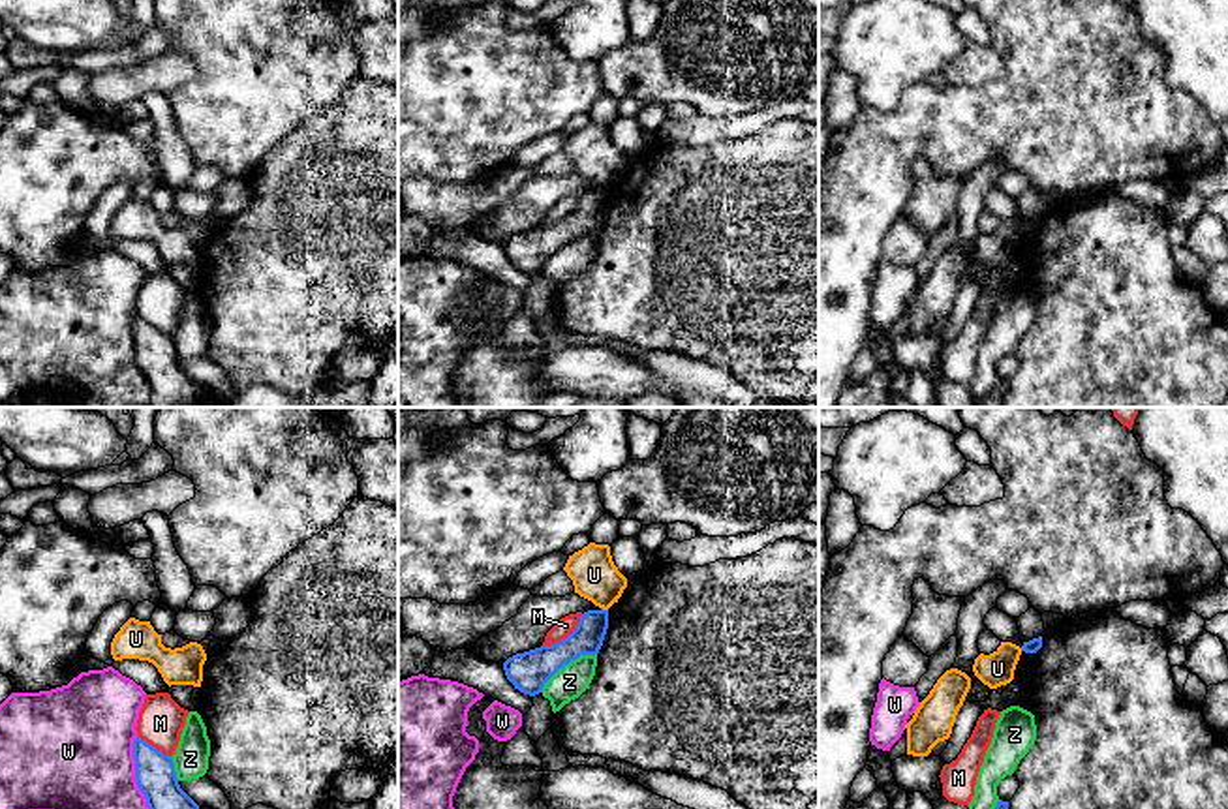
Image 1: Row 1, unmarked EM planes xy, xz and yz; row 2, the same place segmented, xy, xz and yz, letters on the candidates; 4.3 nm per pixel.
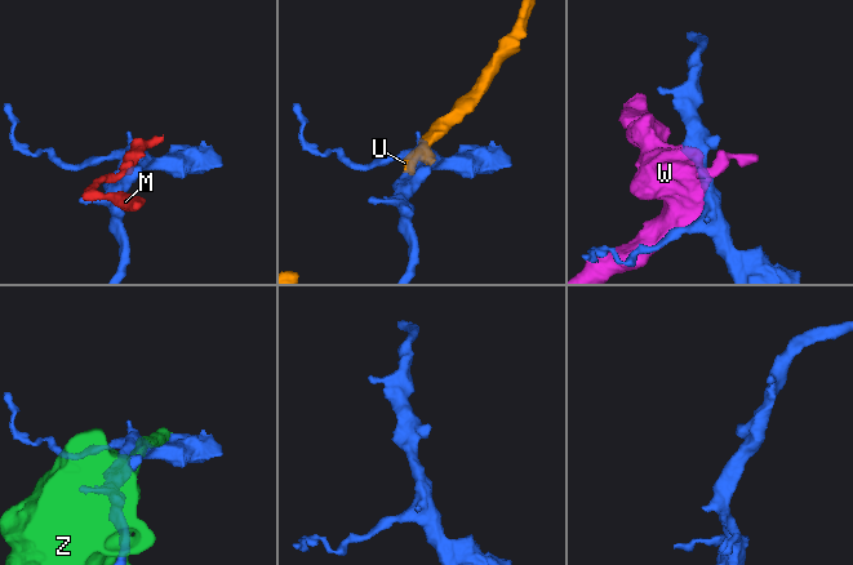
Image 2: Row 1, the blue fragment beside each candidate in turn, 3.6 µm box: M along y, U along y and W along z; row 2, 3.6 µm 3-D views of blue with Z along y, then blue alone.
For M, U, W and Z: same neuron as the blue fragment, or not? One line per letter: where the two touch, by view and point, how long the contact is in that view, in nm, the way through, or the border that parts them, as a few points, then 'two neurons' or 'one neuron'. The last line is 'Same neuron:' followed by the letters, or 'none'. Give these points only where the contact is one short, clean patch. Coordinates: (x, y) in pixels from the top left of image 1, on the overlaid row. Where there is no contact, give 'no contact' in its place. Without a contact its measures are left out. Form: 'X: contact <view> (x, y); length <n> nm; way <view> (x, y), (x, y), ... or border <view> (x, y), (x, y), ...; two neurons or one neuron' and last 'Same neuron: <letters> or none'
M: contact xz (567, 637); length 220 nm; two neurons
U: contact xz (605, 610); length 40 nm; two neurons
W: contact xy (136, 772); length 320 nm; two neurons
Z: contact xz (566, 663); length 300 nm; two neurons
Same neuron: none

